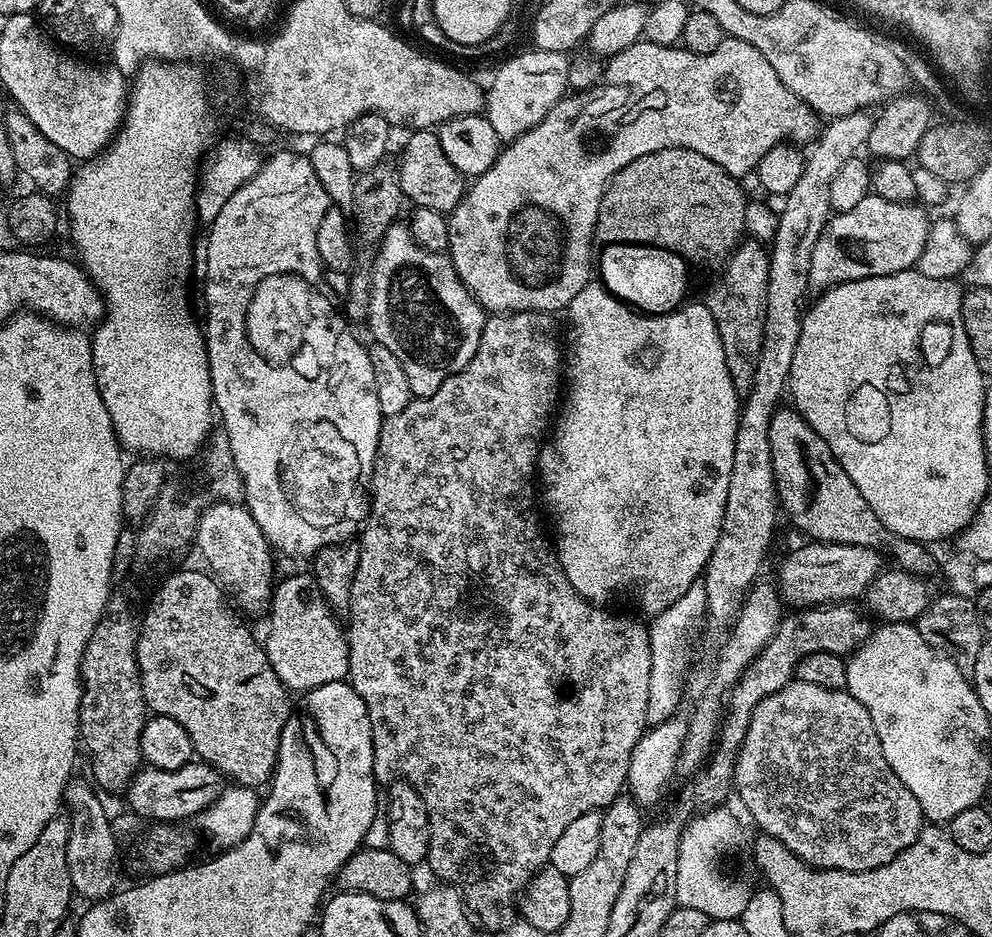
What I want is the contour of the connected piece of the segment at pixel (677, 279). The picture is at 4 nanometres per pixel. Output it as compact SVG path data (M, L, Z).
M608 244L598 256L601 283L624 303L647 315L664 315L675 311L684 301L688 288L687 261L680 255L645 244Z

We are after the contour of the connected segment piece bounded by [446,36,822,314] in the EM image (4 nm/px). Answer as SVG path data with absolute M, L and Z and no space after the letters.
M725 36L718 46L718 50L714 50L710 54L694 54L683 46L654 44L641 38L626 50L611 57L603 65L602 83L599 88L600 93L590 97L589 100L583 100L580 96L572 96L573 94L565 95L564 99L559 100L548 111L546 118L542 118L542 122L538 122L538 126L534 126L529 132L521 132L519 138L511 141L501 151L500 157L494 162L494 166L490 166L490 170L486 170L486 174L475 177L471 181L470 187L460 199L459 206L448 216L447 255L452 257L452 264L464 284L489 313L503 314L509 311L556 314L559 308L560 311L567 309L574 297L578 295L578 290L585 288L594 276L592 248L594 249L596 238L600 199L604 196L605 187L612 176L618 174L618 170L630 166L630 162L634 162L646 154L654 154L663 148L685 148L710 158L710 162L718 162L718 166L722 166L722 170L726 170L731 176L744 178L747 172L752 174L757 171L762 158L766 158L774 147L788 141L815 141L822 129L821 117L807 104L803 104L790 90L786 90L786 86L782 86L782 78L778 78L778 74L774 74L774 66L770 66L770 62L766 62L766 58L762 58L762 54L758 54L758 50L754 50L754 46L750 46L750 42L742 42L733 36Z

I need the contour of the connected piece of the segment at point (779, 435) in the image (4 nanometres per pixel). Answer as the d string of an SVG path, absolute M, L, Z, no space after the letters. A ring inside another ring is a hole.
M792 406L777 408L774 418L770 422L770 450L773 457L792 456L797 452L800 455L800 464L804 467L804 473L800 481L793 488L788 488L779 493L778 500L788 511L792 524L800 532L805 532L807 539L822 544L853 544L854 546L866 546L875 552L890 555L896 559L895 567L902 572L912 572L916 576L931 577L931 572L938 568L938 560L931 556L929 545L921 544L919 540L902 538L894 534L874 514L870 502L862 498L858 486L850 482L850 474L842 470L838 458L826 446L824 439L819 436L800 417L799 412Z

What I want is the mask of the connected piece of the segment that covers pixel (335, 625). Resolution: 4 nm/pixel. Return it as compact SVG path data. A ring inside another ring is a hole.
M308 574L283 578L277 583L273 591L270 605L270 634L265 639L265 652L270 658L272 667L278 678L289 691L305 692L325 685L326 682L344 680L349 668L348 639L343 625L336 620L335 613L325 602L315 587L315 579Z

